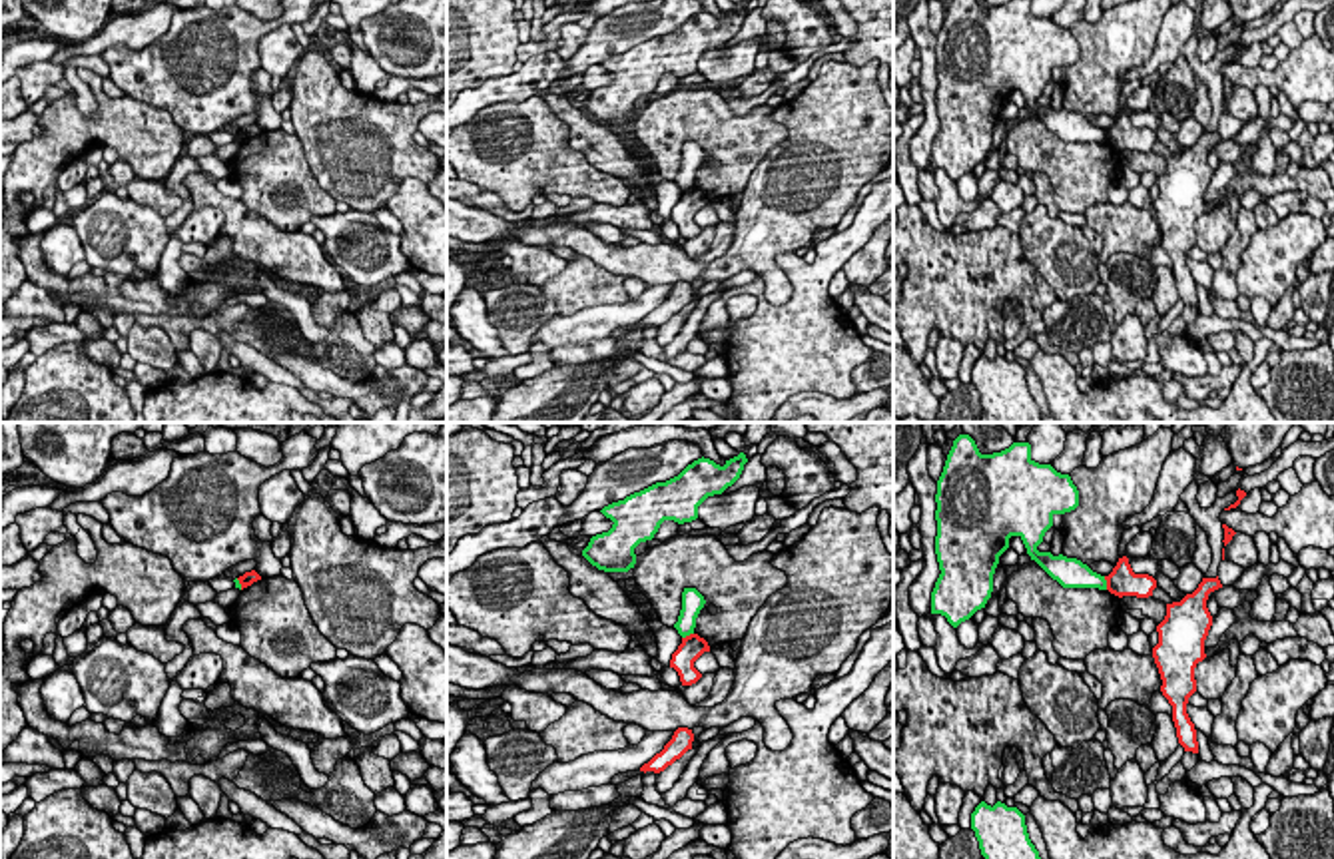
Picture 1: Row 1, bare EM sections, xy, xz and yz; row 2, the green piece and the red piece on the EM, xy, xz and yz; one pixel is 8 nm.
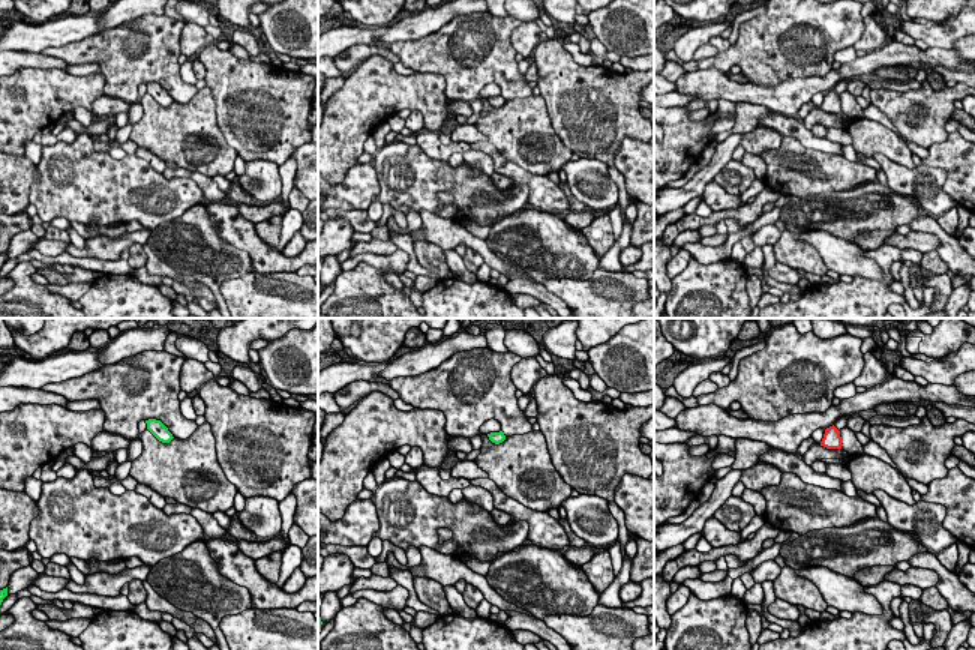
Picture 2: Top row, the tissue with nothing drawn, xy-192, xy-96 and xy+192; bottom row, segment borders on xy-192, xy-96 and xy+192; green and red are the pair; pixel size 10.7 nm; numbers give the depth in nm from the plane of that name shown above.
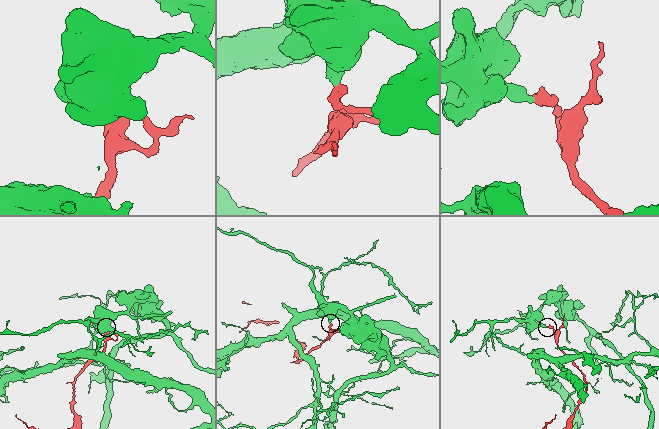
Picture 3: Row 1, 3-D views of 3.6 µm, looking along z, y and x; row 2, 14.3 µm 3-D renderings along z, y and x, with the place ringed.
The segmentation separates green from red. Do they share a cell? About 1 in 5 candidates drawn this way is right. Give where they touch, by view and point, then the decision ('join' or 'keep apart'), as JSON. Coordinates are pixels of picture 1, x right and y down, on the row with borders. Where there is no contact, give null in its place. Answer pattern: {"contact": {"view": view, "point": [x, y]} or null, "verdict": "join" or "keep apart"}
{"contact": {"view": "yz", "point": [1105, 582]}, "verdict": "keep apart"}

